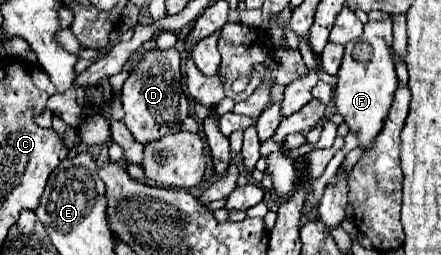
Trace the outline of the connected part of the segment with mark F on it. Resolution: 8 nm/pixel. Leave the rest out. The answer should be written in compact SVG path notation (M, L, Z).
M385 18L381 22L367 22L361 42L371 46L371 58L367 62L359 62L353 58L353 50L357 42L349 42L345 46L343 64L339 68L339 82L335 86L335 104L337 112L343 114L347 126L357 132L359 146L369 148L373 138L379 134L383 120L389 112L393 102L393 94L397 90L397 76L395 76L395 62L393 62L393 18Z

